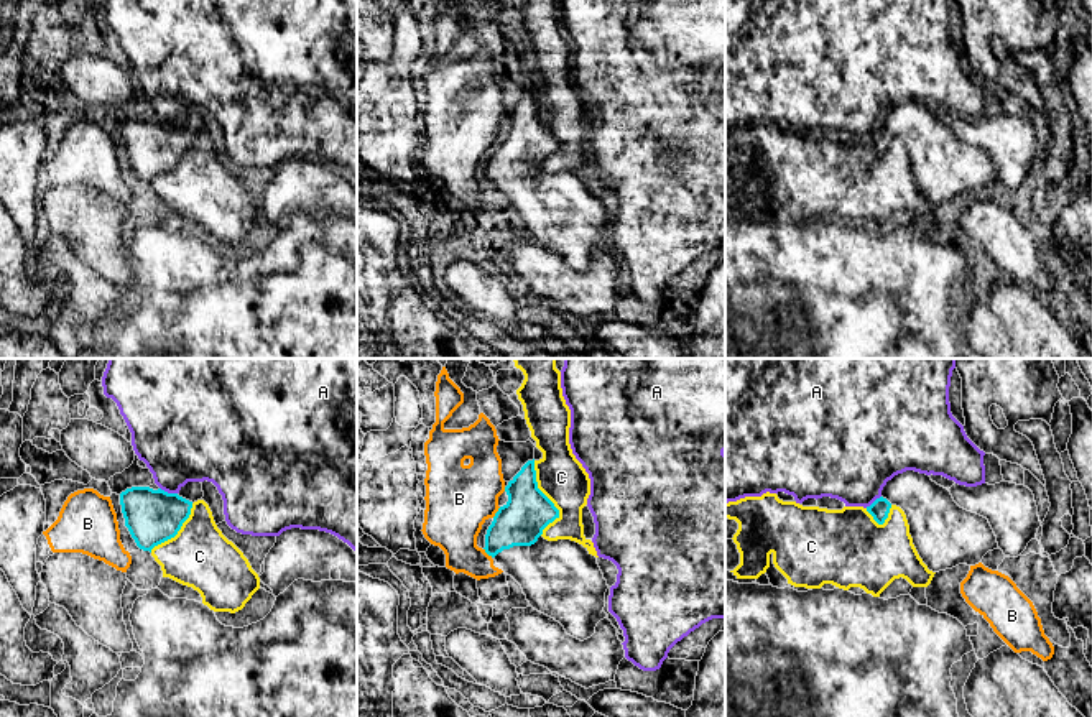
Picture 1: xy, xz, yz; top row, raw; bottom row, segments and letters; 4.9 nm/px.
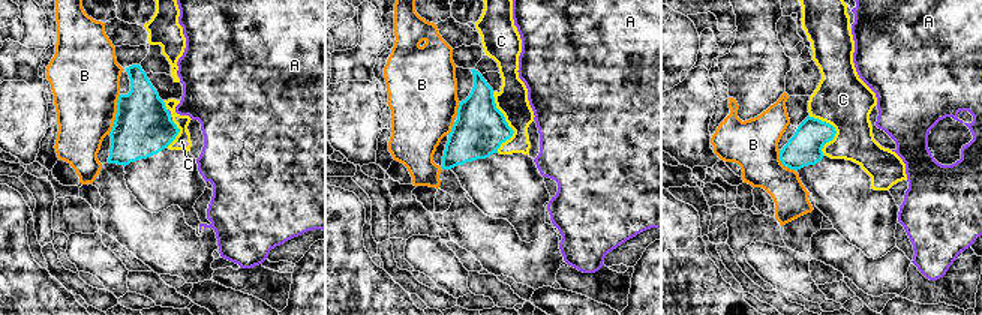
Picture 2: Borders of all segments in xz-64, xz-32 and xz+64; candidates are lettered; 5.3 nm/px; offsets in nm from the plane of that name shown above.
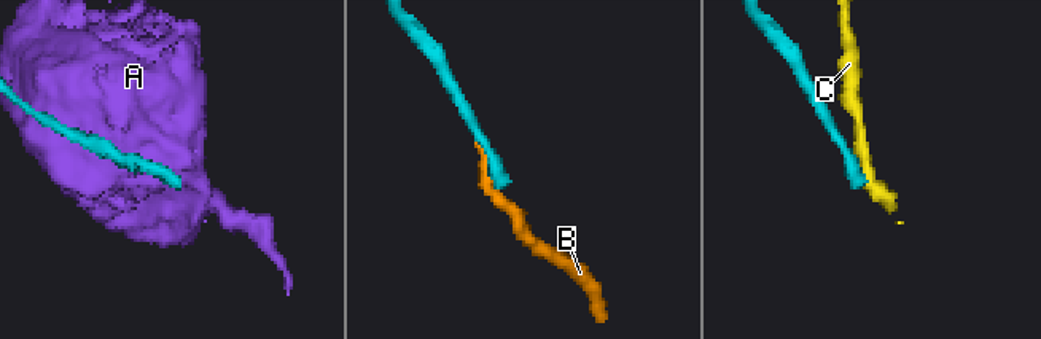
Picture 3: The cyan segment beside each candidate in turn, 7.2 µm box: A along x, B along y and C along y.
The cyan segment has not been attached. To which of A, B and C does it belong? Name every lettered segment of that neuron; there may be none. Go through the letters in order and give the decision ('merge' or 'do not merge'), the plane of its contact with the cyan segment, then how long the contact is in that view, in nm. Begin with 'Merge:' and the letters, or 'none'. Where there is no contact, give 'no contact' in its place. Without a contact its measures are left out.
Merge: none
A: do not merge; meets cyan in xy; contact 90 nm long
B: do not merge; meets cyan in xz; contact 70 nm long
C: do not merge; meets cyan in xz; contact 380 nm long

